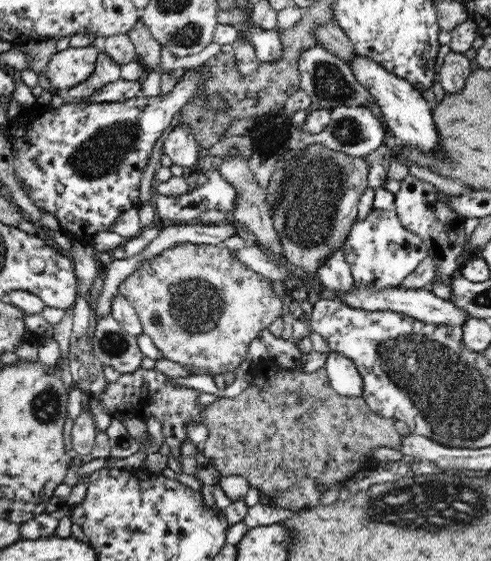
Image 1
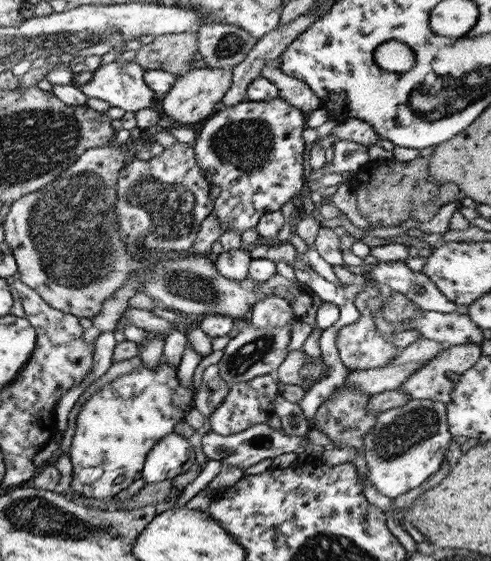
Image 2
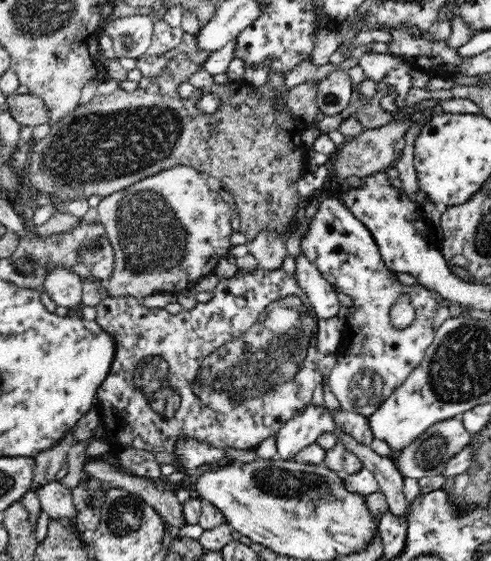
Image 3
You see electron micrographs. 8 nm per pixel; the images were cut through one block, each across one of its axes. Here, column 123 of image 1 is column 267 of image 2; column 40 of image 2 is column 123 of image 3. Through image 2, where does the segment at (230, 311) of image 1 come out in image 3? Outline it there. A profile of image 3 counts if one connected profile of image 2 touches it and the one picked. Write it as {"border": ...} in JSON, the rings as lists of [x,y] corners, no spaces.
{"border":[[[178,165],[173,166],[172,168],[167,168],[166,170],[158,172],[158,174],[147,176],[146,178],[131,184],[128,186],[128,188],[110,193],[108,196],[105,196],[102,198],[102,200],[100,200],[100,202],[97,204],[97,209],[99,214],[98,222],[100,222],[105,228],[106,237],[111,243],[114,253],[112,276],[105,283],[103,283],[103,294],[107,294],[108,296],[113,296],[114,298],[116,298],[116,296],[128,296],[131,301],[138,300],[140,302],[140,300],[142,300],[145,296],[150,296],[150,294],[164,292],[168,294],[177,294],[182,290],[194,286],[194,284],[197,282],[197,280],[200,280],[200,278],[208,276],[208,274],[213,274],[218,261],[220,261],[221,258],[230,255],[230,238],[236,231],[235,227],[231,226],[231,207],[228,205],[228,203],[224,202],[218,191],[212,191],[212,189],[208,187],[206,175],[190,166]]]}

